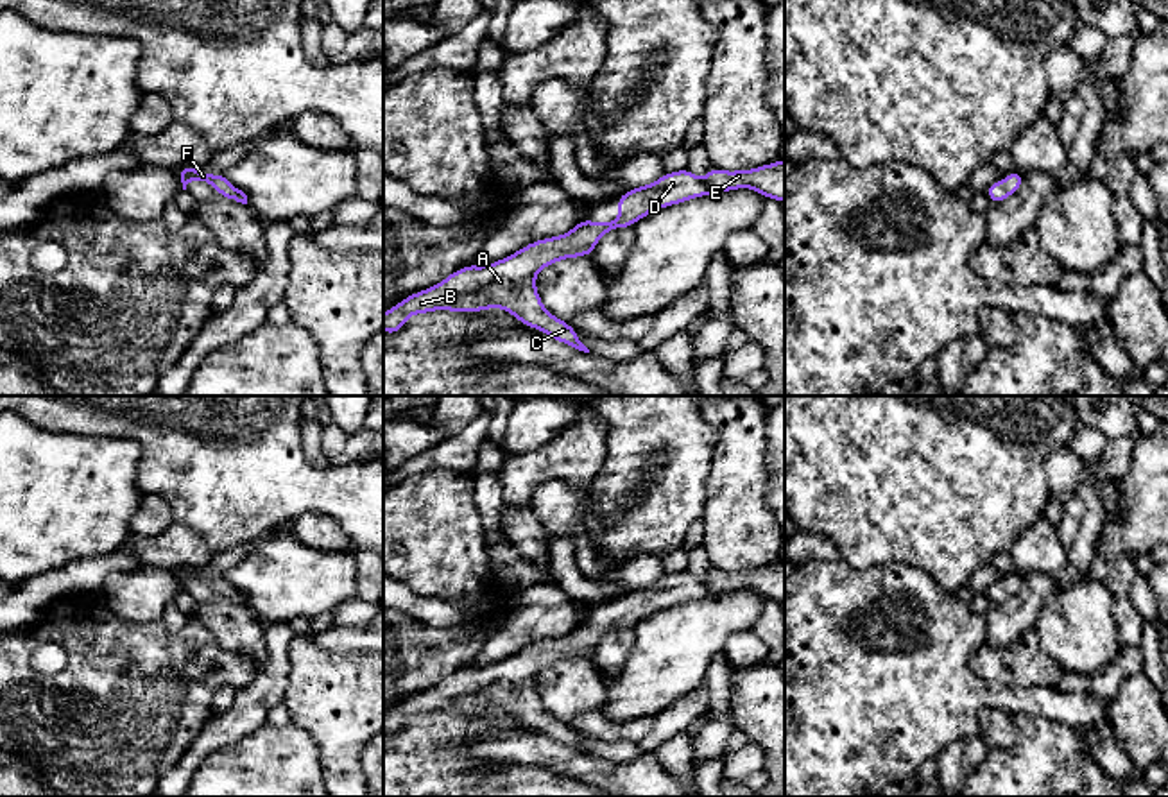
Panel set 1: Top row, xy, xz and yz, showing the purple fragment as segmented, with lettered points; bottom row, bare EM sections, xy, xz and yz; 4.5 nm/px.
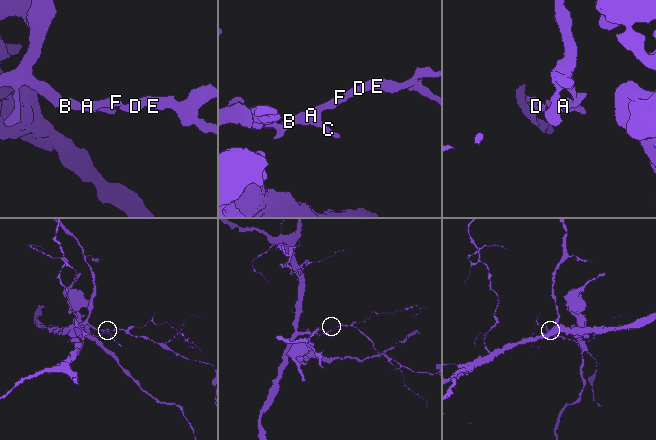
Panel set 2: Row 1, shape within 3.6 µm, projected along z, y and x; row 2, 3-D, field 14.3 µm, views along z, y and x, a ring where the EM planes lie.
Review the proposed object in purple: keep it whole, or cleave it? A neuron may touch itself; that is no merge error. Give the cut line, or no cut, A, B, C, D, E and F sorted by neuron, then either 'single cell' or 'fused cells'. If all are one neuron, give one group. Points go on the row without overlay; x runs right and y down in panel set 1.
no cut | A B C D E F | single cell

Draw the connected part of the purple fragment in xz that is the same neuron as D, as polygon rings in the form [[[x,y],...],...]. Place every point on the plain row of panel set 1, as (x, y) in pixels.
[[[779,559],[770,566],[734,573],[726,573],[711,566],[706,582],[688,570],[666,573],[657,582],[631,589],[627,595],[616,598],[620,618],[614,621],[591,623],[582,620],[571,632],[561,638],[536,641],[485,668],[469,664],[451,673],[439,686],[407,697],[383,715],[385,736],[398,734],[414,715],[435,711],[471,715],[502,709],[512,715],[521,725],[589,754],[580,743],[579,734],[568,724],[545,711],[536,691],[537,673],[559,661],[591,657],[597,643],[604,636],[613,630],[632,629],[634,623],[659,609],[738,589],[751,589],[767,600],[783,604],[785,562]]]

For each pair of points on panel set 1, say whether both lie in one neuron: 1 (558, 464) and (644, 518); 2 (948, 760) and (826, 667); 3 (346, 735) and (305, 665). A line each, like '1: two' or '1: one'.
1: two
2: two
3: one

